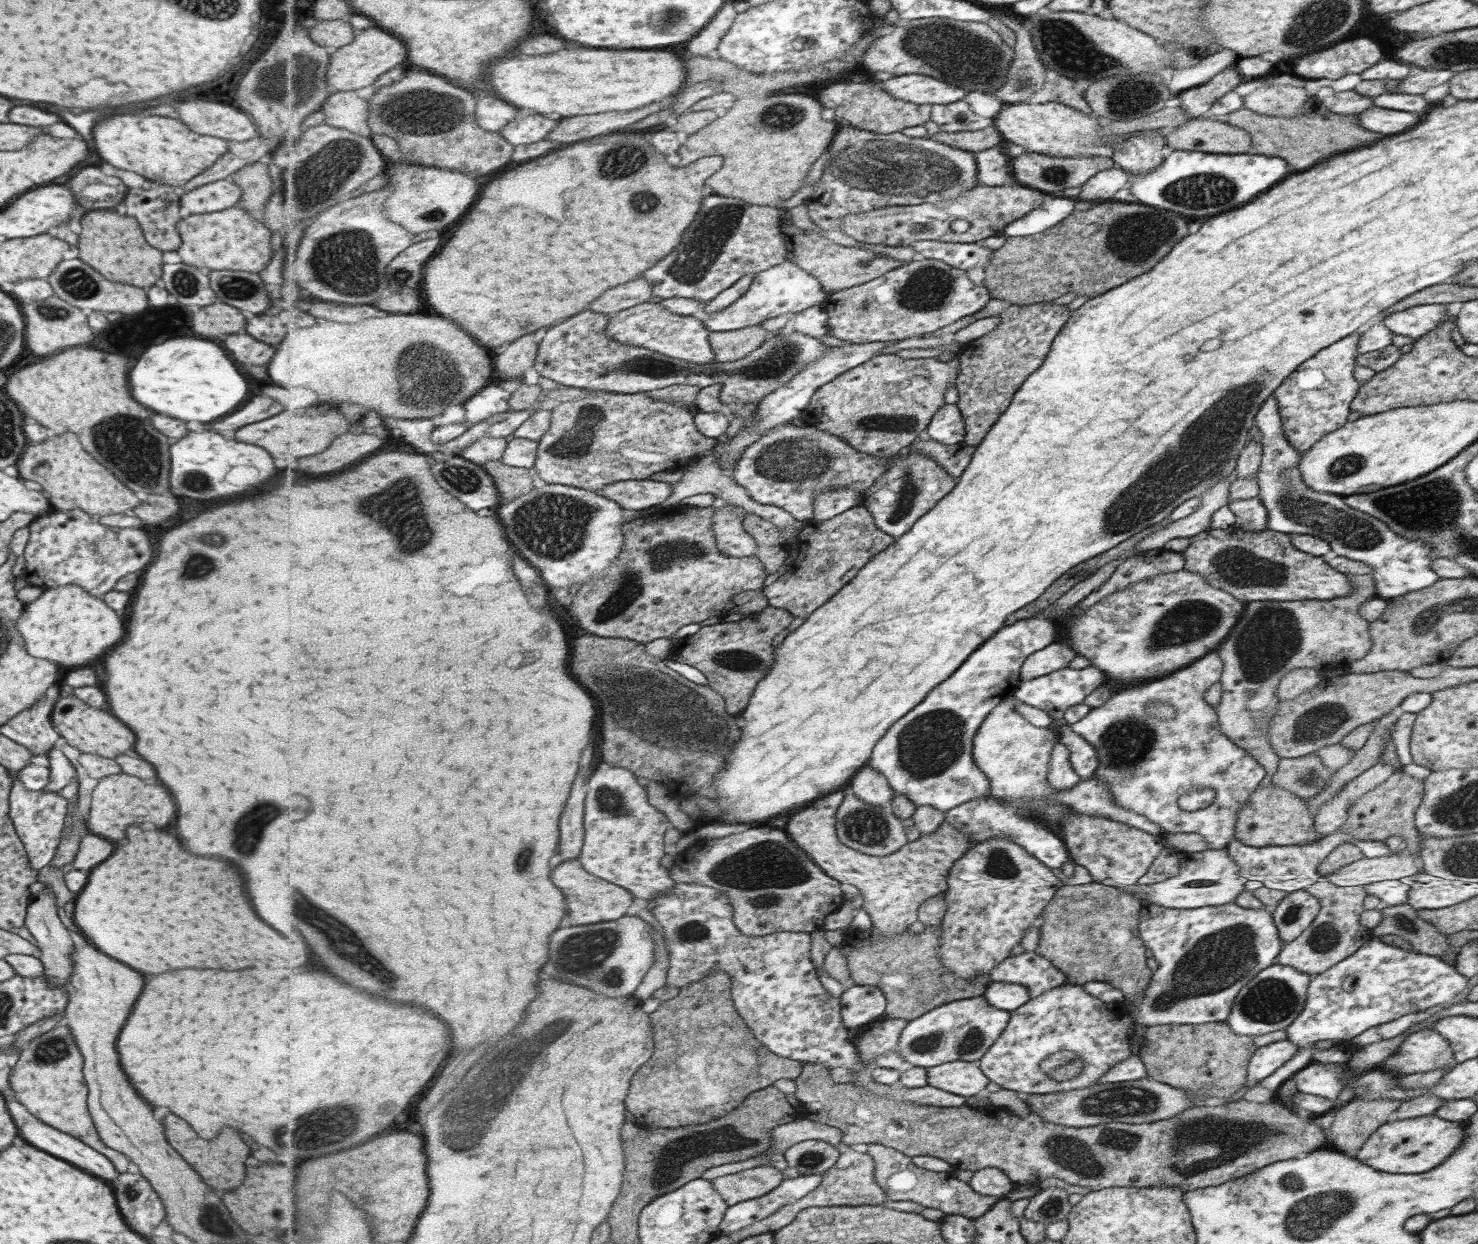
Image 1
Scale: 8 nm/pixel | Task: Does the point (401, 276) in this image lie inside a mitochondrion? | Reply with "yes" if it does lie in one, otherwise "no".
yes

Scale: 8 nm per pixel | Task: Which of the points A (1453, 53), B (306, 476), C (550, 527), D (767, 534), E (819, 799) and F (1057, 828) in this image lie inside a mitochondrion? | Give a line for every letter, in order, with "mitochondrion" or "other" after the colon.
A: mitochondrion
B: other
C: mitochondrion
D: other
E: other
F: other

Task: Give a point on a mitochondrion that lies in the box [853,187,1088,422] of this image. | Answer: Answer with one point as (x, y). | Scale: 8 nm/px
(928, 287)

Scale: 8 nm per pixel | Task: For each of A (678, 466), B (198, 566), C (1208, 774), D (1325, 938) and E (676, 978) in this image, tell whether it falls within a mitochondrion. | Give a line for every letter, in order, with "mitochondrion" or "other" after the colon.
A: other
B: mitochondrion
C: other
D: mitochondrion
E: other

